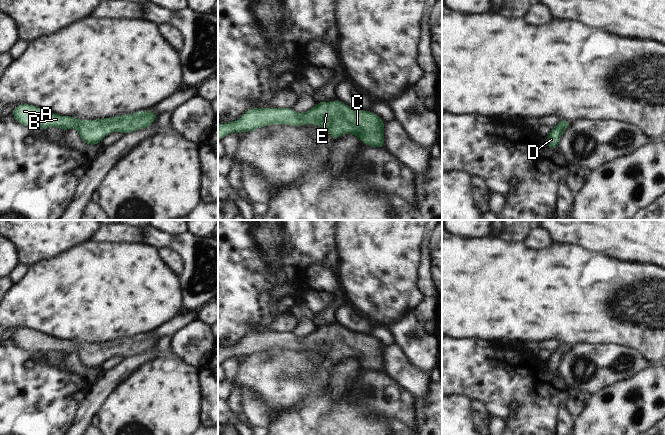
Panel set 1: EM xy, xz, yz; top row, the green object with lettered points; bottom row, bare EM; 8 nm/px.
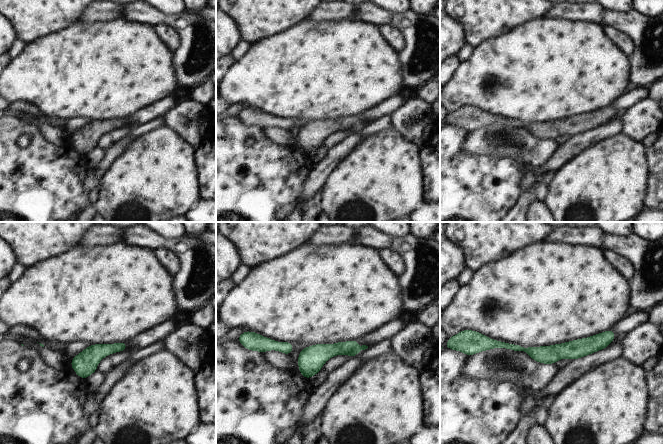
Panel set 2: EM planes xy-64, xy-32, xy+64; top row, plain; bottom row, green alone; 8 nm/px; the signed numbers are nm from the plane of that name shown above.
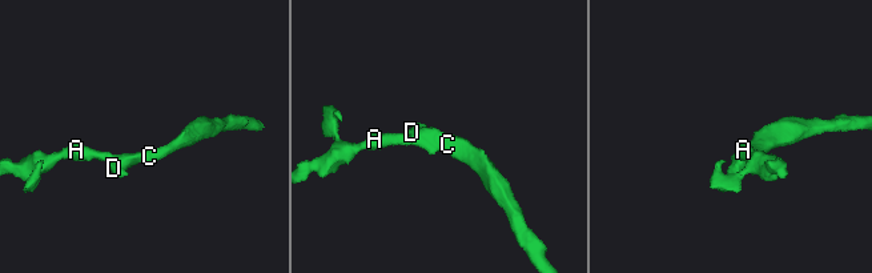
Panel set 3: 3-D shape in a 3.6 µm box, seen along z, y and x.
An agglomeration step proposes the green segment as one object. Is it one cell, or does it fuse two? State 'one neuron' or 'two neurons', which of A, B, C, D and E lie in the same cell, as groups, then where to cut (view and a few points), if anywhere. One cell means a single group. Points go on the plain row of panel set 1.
one neuron | A B C D E | no cut

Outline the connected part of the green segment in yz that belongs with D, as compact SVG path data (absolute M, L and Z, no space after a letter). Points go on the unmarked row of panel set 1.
M560 344L560 346L550 355L549 359L546 361L545 365L547 370L549 370L551 373L558 373L558 367L562 357L567 354L571 348L572 347L569 345Z

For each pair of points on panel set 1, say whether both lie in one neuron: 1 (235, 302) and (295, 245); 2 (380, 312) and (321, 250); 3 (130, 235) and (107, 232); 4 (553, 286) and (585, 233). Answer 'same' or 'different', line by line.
1: same
2: different
3: same
4: different

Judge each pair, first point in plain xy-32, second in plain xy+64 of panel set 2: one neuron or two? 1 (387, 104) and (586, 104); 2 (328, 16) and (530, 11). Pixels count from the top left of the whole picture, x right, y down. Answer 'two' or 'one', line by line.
1: two
2: two

